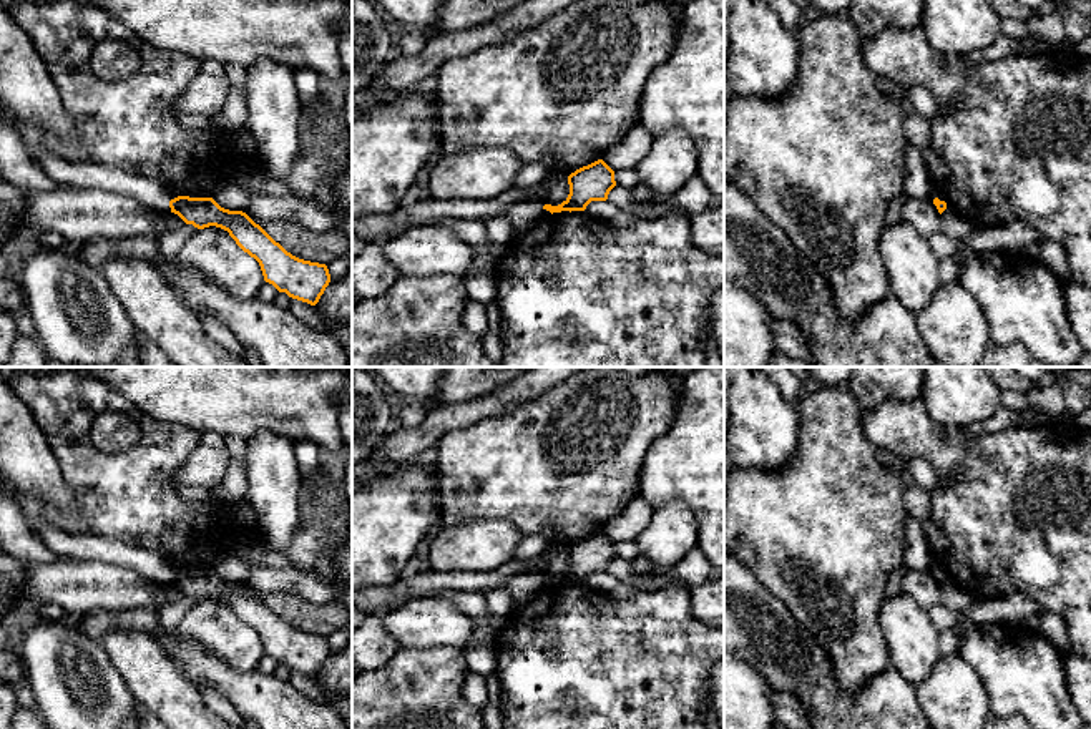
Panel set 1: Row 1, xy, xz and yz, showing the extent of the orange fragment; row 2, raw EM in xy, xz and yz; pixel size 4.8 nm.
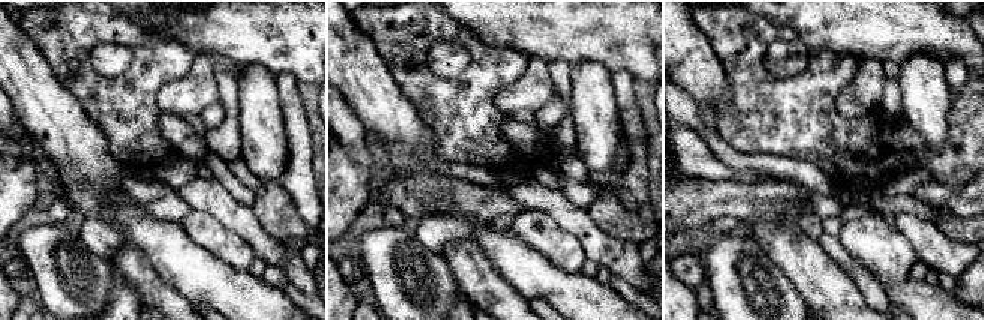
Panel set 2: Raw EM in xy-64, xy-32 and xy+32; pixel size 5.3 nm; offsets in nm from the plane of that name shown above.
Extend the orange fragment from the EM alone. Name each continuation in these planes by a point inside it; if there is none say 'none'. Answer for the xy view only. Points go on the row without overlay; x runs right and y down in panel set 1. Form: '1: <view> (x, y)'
1: xy (85, 547)

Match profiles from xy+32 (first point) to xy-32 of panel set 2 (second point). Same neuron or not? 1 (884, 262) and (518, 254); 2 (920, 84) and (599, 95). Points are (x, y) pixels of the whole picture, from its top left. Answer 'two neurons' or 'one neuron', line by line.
1: two neurons
2: one neuron

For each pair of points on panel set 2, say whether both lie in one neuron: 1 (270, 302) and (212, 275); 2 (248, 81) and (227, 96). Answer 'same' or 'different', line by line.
1: same
2: different

